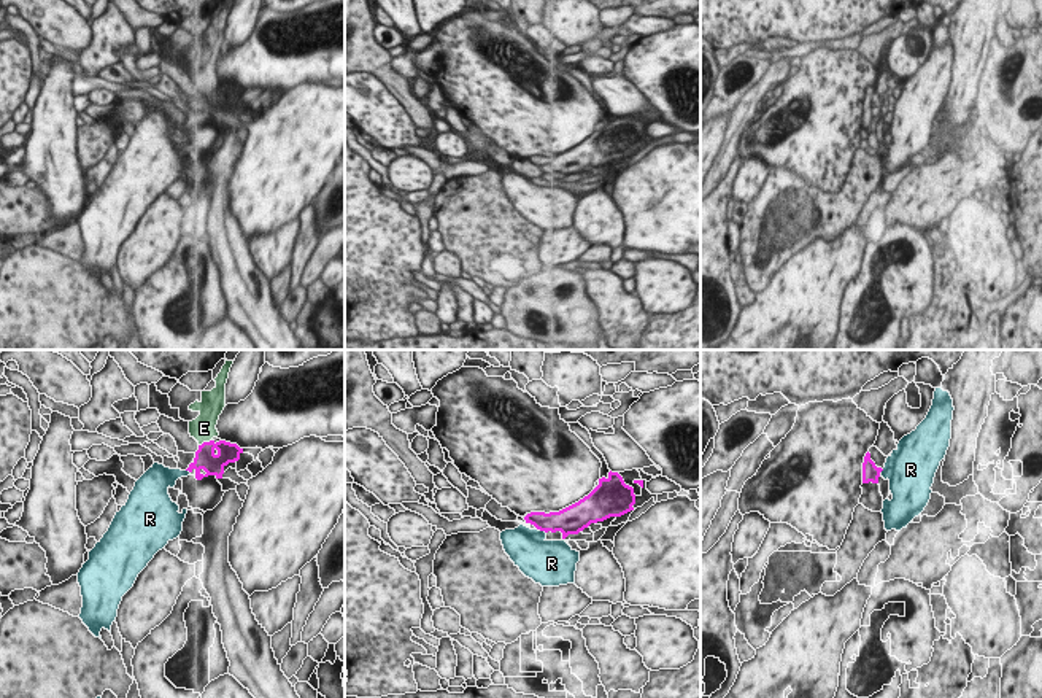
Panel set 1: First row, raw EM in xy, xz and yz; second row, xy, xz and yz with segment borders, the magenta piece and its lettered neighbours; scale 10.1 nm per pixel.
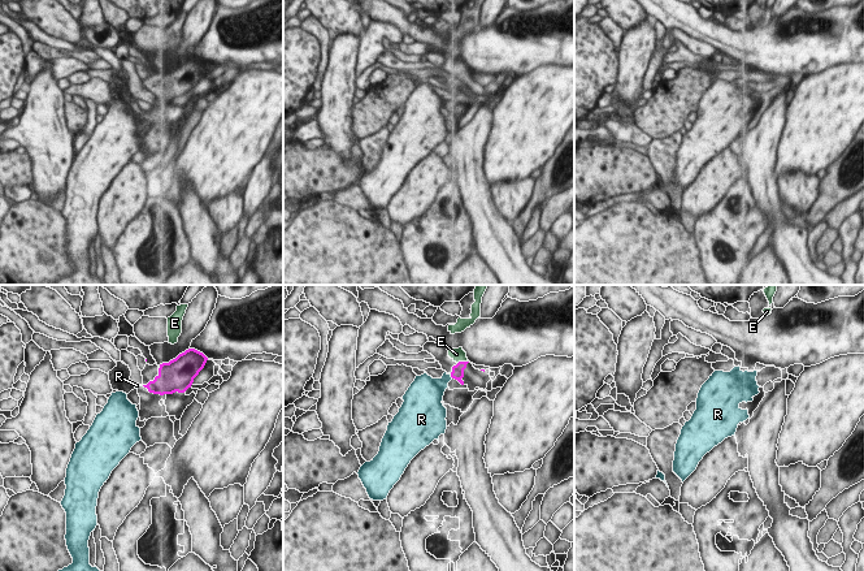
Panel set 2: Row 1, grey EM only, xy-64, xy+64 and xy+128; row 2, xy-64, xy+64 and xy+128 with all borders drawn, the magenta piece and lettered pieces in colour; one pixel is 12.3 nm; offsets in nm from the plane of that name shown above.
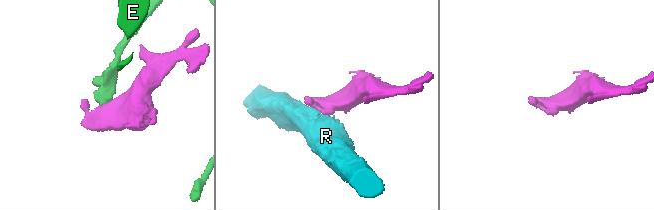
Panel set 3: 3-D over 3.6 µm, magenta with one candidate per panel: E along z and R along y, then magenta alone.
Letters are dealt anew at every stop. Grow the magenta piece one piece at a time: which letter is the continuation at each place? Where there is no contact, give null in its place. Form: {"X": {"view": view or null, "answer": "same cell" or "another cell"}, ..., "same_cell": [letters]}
{"E": {"view": "xy", "answer": "another cell"}, "R": {"view": "xz", "answer": "another cell"}, "same_cell": []}

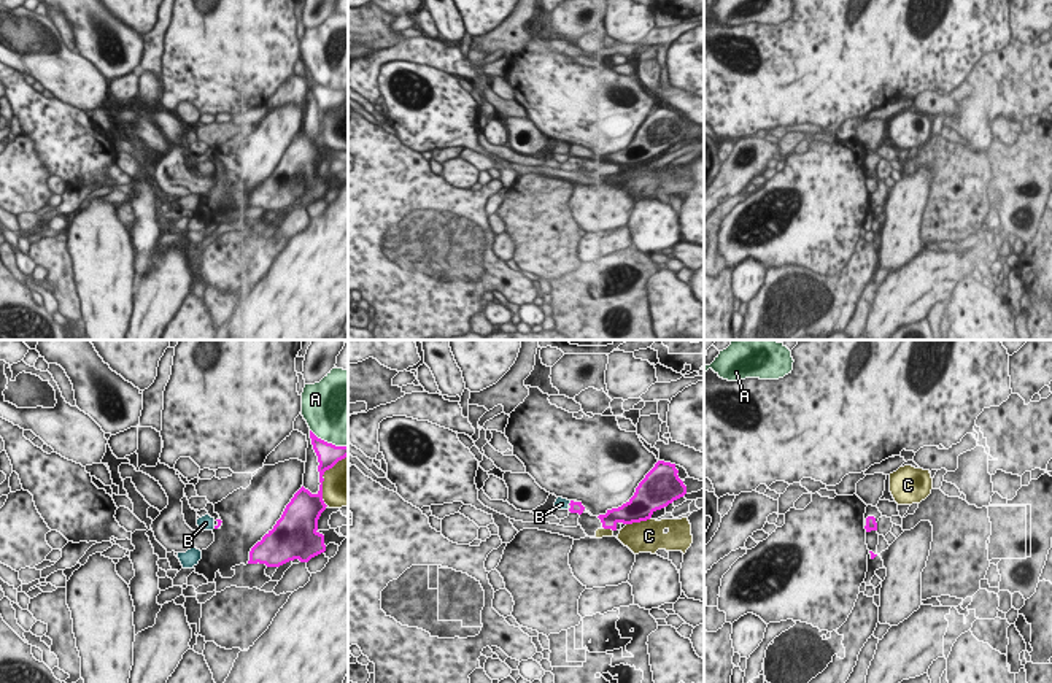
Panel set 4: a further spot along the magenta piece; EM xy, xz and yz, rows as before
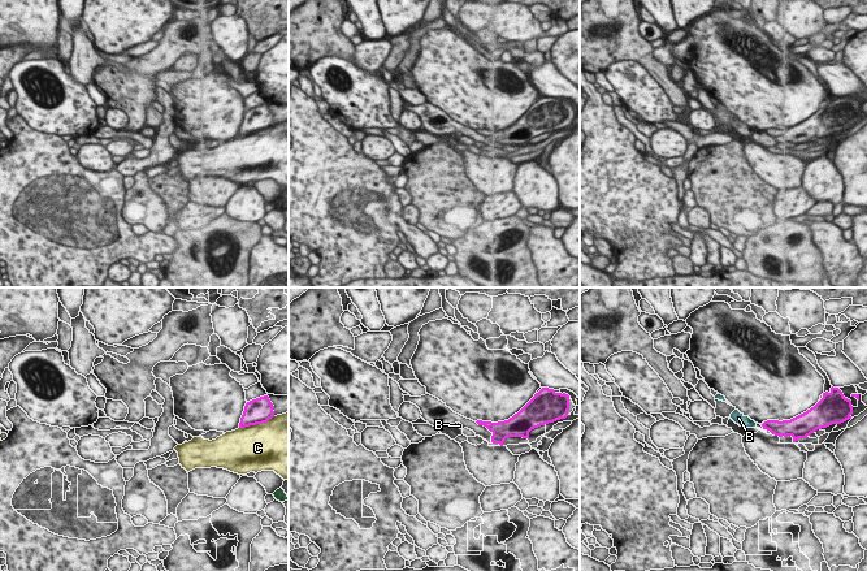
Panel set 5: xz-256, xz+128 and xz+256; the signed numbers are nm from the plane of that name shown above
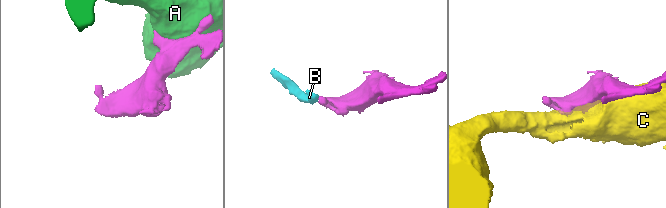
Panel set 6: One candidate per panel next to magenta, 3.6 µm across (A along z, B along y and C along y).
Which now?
{"A": {"view": "xy", "answer": "another cell"}, "B": {"view": "xz", "answer": "another cell"}, "C": {"view": "xz", "answer": "another cell"}, "same_cell": []}

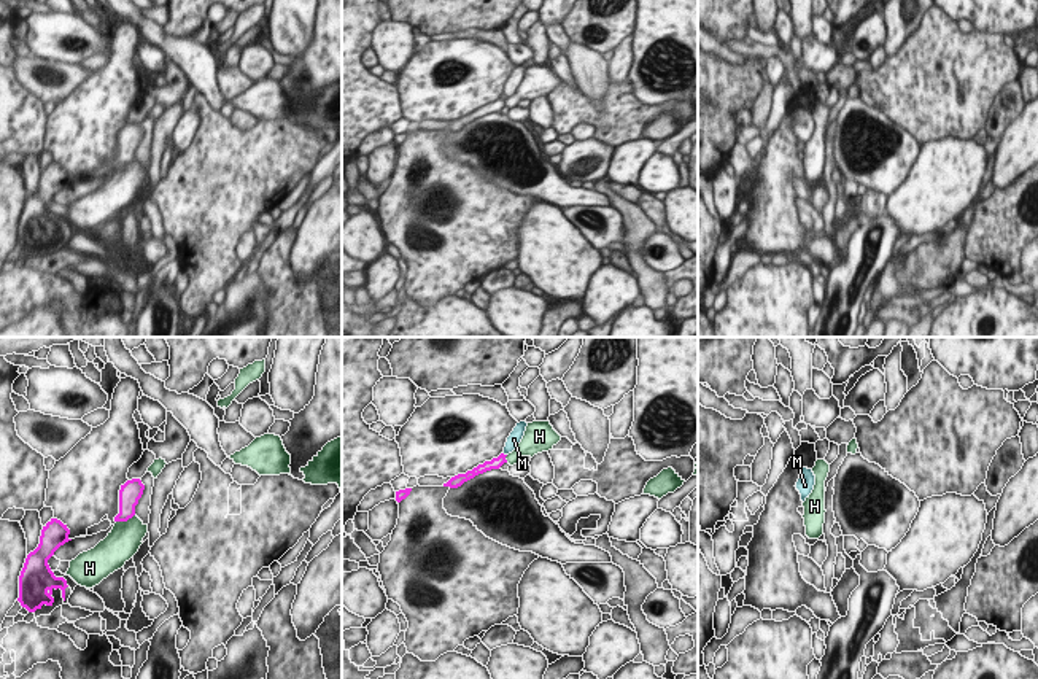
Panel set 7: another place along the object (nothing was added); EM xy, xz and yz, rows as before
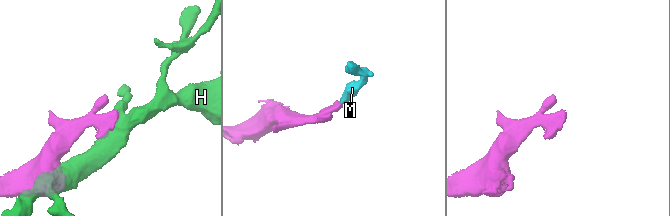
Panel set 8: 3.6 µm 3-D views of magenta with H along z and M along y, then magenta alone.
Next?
{"H": {"view": "xy", "answer": "another cell"}, "M": {"view": "xz", "answer": "same cell"}, "same_cell": ["M"]}

